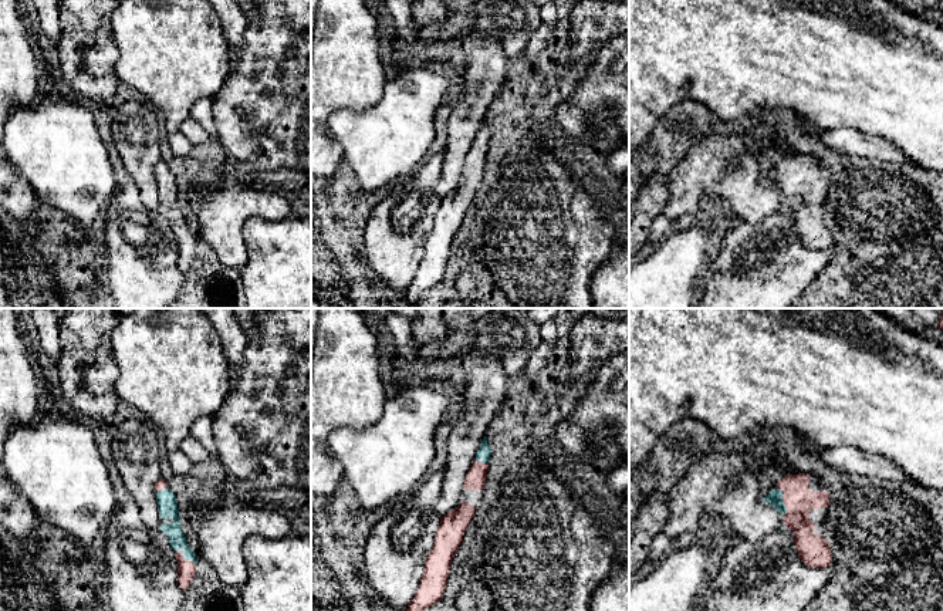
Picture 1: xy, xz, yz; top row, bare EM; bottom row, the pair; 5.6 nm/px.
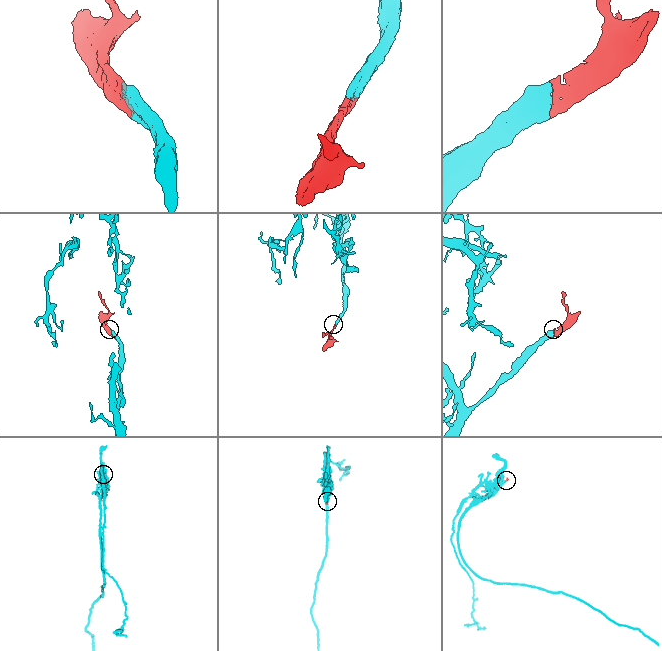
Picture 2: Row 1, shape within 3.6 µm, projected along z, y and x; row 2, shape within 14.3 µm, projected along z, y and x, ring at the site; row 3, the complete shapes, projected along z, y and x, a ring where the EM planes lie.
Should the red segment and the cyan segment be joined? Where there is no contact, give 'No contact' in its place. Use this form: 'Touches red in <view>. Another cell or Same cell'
Touches red in yz. Same cell

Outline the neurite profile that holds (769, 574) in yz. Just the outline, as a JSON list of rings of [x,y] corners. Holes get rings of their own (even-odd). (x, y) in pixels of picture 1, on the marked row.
[[[784,527],[758,541],[736,540],[724,551],[720,567],[710,571],[697,611],[804,611],[825,587],[836,566],[808,567],[797,553],[794,533]]]

